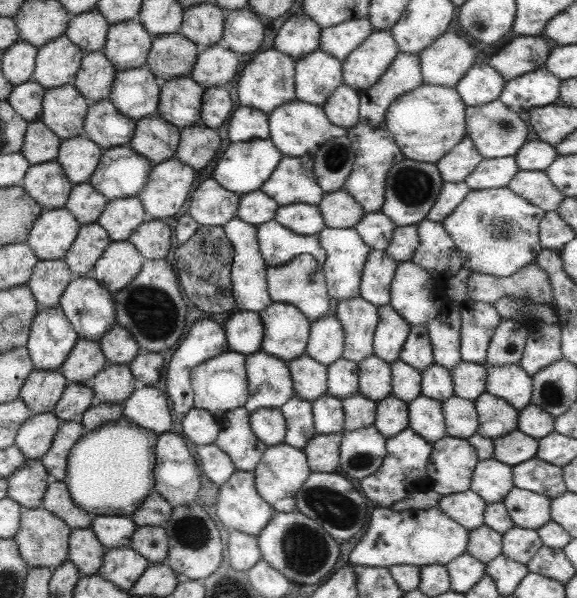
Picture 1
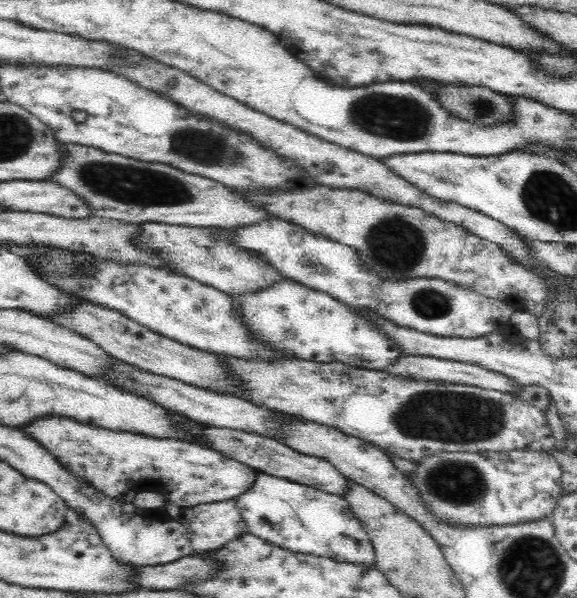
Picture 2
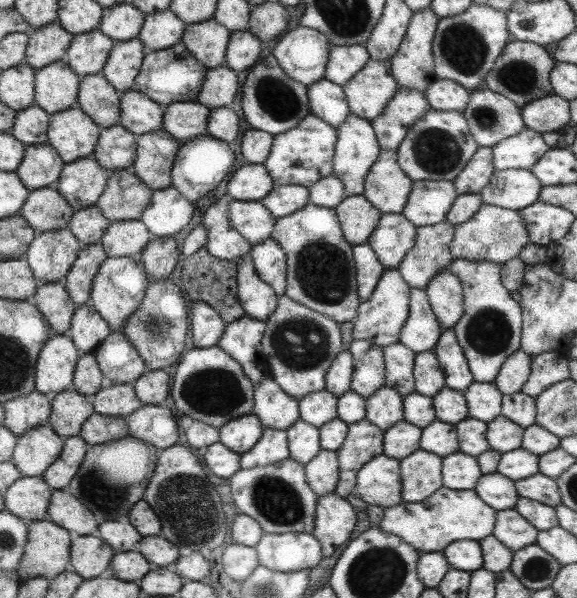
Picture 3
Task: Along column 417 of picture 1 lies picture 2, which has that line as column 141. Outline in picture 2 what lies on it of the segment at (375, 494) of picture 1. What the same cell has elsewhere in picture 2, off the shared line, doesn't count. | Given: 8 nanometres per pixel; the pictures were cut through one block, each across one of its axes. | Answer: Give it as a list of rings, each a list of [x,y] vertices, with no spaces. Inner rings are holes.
[[[40,418],[21,428],[52,451],[61,466],[121,501],[132,502],[138,490],[142,490],[142,484],[146,491],[164,495],[177,509],[230,500],[248,492],[260,473],[220,451],[187,441],[113,432],[67,418]]]

